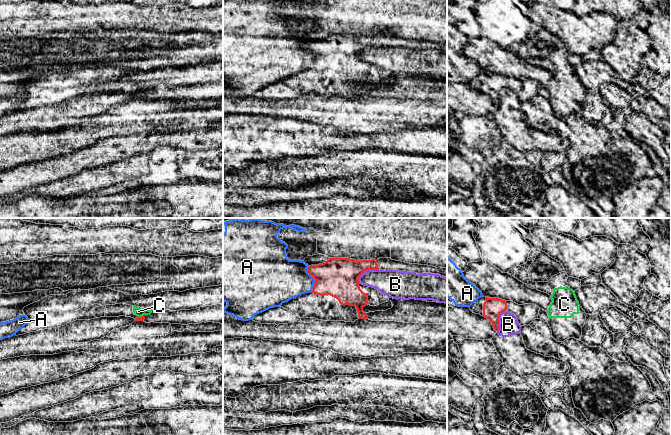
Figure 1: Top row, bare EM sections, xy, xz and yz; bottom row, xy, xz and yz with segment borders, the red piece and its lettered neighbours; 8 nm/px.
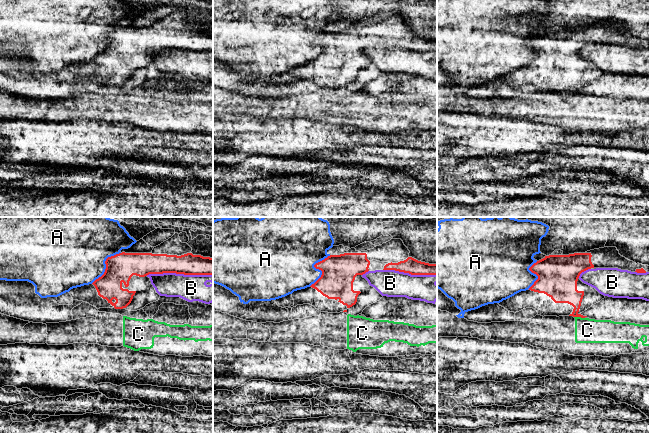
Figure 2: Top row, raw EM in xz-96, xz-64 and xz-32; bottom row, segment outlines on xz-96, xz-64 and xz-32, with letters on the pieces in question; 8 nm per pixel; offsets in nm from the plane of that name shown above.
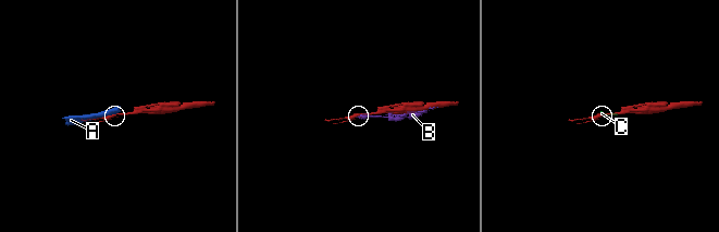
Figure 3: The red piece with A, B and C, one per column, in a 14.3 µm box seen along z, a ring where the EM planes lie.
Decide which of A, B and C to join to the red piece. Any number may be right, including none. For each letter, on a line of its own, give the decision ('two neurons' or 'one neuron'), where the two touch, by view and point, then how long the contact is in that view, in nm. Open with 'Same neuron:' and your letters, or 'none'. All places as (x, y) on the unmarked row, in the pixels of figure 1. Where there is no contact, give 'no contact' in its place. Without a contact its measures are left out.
Same neuron: none
A: two neurons; contact xz (314, 54); length 200 nm
B: two neurons; contact xz (366, 46); length 200 nm
C: two neurons; contact xy (141, 92); length 80 nm

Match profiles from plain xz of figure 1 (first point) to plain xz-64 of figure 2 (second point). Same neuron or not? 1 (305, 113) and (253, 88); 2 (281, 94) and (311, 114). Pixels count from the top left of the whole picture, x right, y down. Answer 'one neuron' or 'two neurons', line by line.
1: two neurons
2: two neurons

